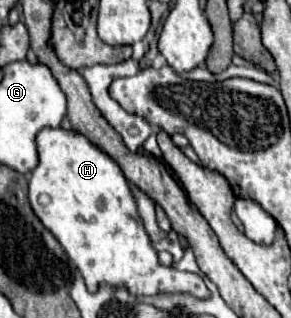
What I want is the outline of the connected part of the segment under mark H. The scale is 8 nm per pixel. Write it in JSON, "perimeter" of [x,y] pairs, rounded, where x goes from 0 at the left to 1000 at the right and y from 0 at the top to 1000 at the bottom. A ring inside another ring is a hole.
{"perimeter":[[[155,403],[127,428],[127,472],[134,472],[134,522],[100,553],[100,635],[127,686],[148,711],[203,755],[216,786],[230,792],[237,818],[278,849],[299,912],[333,912],[340,893],[375,893],[395,906],[423,906],[464,931],[540,931],[540,925],[588,925],[588,918],[636,918],[677,937],[711,937],[725,918],[704,899],[684,862],[615,855],[581,836],[546,830],[540,786],[526,780],[491,692],[471,673],[471,642],[436,579],[436,560],[416,547],[416,528],[333,459],[320,459],[292,428],[251,409],[216,403]],[[141,616],[168,616],[168,642],[141,642]]]}

